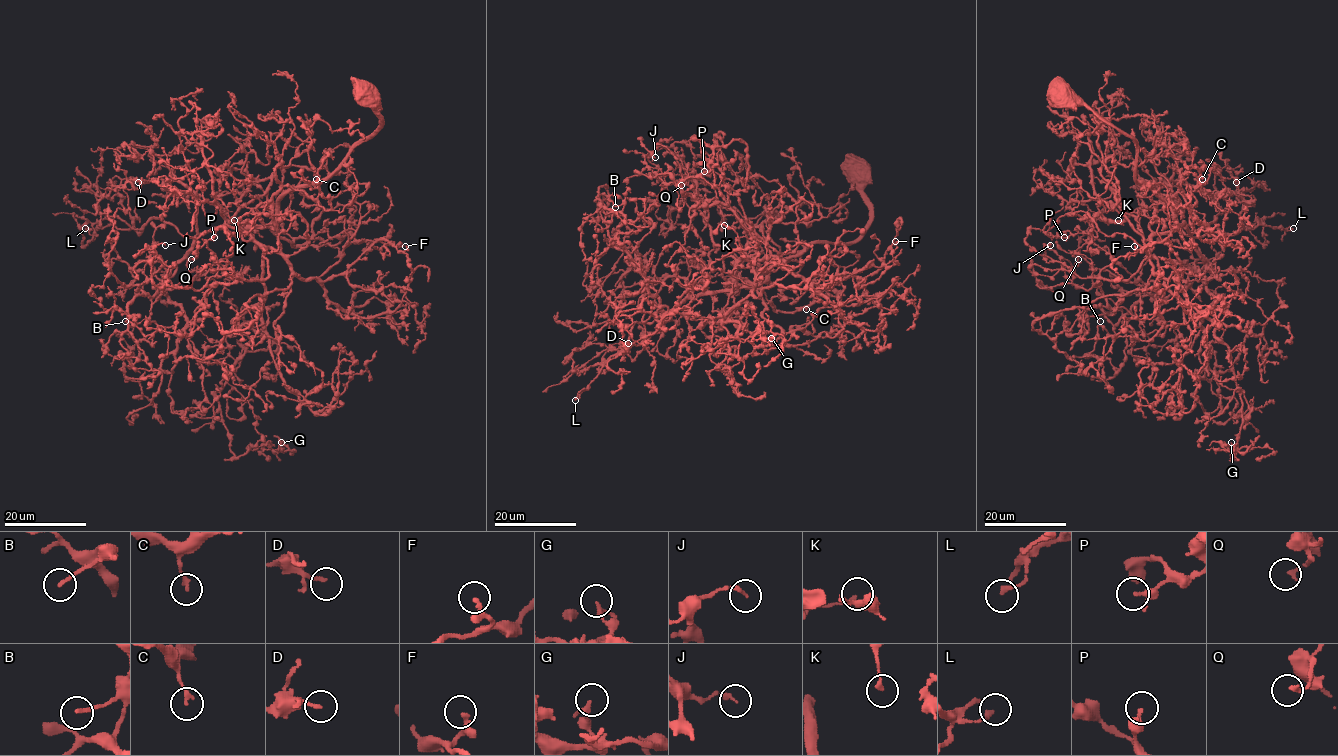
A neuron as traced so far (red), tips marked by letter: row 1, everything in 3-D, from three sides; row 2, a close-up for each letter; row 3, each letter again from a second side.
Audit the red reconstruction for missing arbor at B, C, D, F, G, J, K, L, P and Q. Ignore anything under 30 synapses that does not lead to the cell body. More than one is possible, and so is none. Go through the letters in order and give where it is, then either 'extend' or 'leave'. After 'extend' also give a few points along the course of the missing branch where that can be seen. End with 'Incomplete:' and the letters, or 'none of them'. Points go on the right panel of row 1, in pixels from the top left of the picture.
B: place (1100, 321); leave
C: place (1202, 179); leave
D: place (1236, 182); leave
F: place (1134, 246); leave
G: place (1231, 442); leave
J: place (1050, 245); leave
K: place (1118, 220); leave
L: place (1293, 228); extend; course (1293, 228), (1292, 224), (1305, 221), (1300, 215)
P: place (1064, 237); leave
Q: place (1078, 259); leave
Incomplete: L

